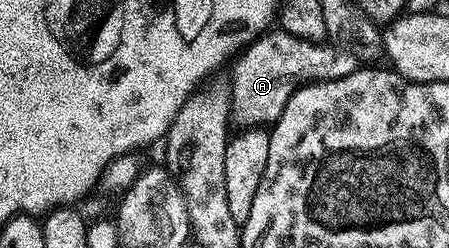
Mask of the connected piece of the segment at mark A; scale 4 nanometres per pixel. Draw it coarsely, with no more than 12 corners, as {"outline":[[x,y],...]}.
{"outline":[[275,29],[237,55],[232,110],[273,124],[308,82],[359,69],[357,54]]}

